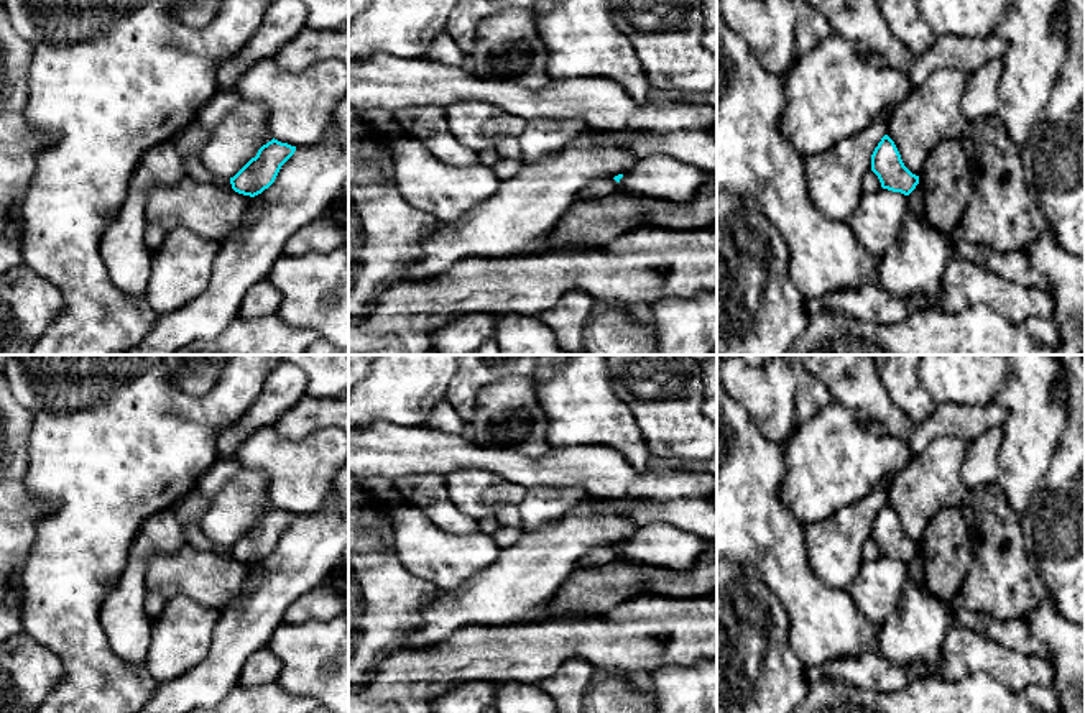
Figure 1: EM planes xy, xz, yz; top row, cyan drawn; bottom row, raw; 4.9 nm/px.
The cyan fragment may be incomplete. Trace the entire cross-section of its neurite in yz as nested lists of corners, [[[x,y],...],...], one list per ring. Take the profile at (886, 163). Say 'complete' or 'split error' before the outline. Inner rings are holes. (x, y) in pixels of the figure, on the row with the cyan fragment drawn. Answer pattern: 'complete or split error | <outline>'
complete | [[[884,135],[871,154],[871,171],[878,176],[881,187],[909,196],[919,184],[903,163],[894,141]]]

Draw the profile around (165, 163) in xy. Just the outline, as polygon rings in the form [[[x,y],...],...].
[[[173,141],[148,150],[141,163],[151,171],[158,184],[173,186],[186,177],[184,159]]]

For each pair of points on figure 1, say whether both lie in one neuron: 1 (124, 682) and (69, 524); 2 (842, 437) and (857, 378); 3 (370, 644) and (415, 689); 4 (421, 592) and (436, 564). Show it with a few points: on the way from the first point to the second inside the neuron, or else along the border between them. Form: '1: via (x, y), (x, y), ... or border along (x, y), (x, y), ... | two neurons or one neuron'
1: via (84, 643), (69, 626), (69, 564) | one neuron
2: border along (834, 400), (867, 431), (878, 436) | two neurons
3: border along (406, 646), (382, 659) | two neurons
4: border along (398, 556), (415, 575), (431, 582), (441, 592) | two neurons

